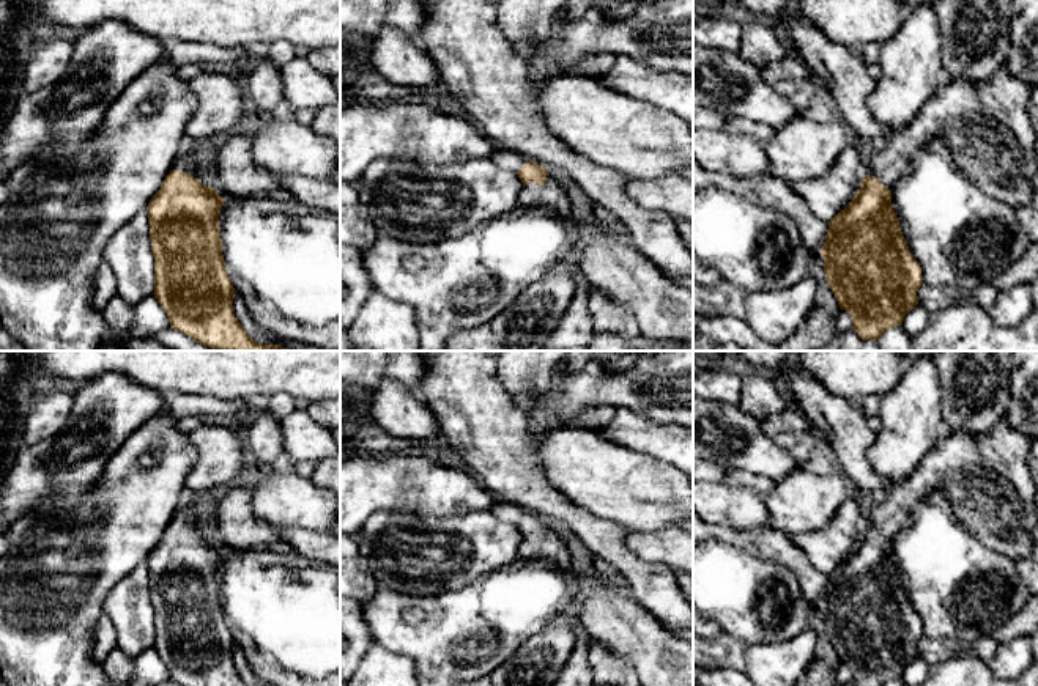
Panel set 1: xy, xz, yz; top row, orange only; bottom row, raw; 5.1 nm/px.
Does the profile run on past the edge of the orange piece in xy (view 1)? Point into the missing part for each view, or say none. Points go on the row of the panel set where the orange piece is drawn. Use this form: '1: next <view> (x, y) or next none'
1: next xy (185, 162)

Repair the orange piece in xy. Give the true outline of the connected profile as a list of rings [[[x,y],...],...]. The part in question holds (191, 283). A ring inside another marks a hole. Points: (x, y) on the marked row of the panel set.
[[[184,140],[173,168],[150,200],[148,223],[154,256],[154,297],[165,310],[170,327],[214,351],[285,351],[280,345],[254,341],[233,313],[233,283],[225,271],[219,212],[224,198],[203,186],[206,172],[192,159],[192,142]]]

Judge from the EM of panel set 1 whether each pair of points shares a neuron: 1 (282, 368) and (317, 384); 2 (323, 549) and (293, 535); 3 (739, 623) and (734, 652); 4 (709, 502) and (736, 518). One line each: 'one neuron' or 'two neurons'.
1: one neuron
2: one neuron
3: two neurons
4: one neuron

